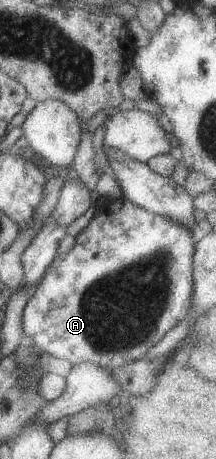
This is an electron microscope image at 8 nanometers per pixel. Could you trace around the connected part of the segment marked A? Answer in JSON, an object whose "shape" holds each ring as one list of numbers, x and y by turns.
{"shape":[[127,197,122,199,107,200,101,206,96,206,94,216,88,226,76,236,73,248,55,259,51,264,48,274,39,284,35,294,28,300,22,316,22,329,27,340,41,353,68,360,72,365,84,362,92,362,102,367,112,369,113,367,125,366,126,364,145,359,146,354,164,336,177,326,178,322,184,321,190,311,191,299,194,287,193,278,193,257,196,249,197,234,192,234,192,230,175,219,167,218,152,212,145,207,131,202]]}

